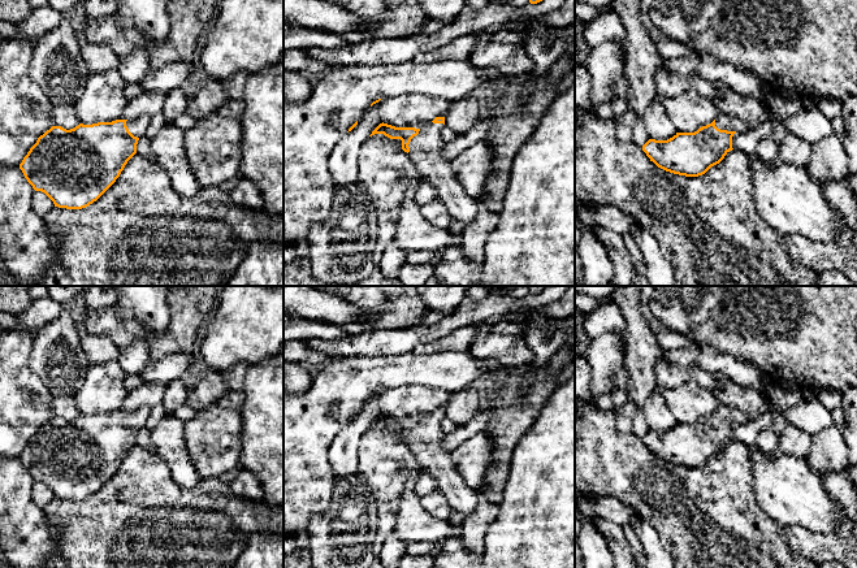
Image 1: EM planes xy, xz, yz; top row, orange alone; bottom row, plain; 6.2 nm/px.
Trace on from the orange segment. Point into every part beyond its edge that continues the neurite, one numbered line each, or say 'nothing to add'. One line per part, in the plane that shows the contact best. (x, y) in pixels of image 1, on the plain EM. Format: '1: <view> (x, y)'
1: yz (725, 413)

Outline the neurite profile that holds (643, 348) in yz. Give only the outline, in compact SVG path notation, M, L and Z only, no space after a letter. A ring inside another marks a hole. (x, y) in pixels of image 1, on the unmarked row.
M620 286L613 294L613 302L624 315L627 324L627 356L624 367L631 376L633 387L629 399L637 407L632 433L640 438L649 432L642 406L658 383L654 365L663 352L644 316L639 312L641 289L642 286Z

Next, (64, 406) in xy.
M73 395L55 396L51 403L53 417L61 417L66 421L74 420L79 416Z

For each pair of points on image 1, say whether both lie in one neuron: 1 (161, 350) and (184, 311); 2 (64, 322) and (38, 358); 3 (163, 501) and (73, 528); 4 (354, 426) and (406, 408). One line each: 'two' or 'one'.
1: one
2: one
3: one
4: one

